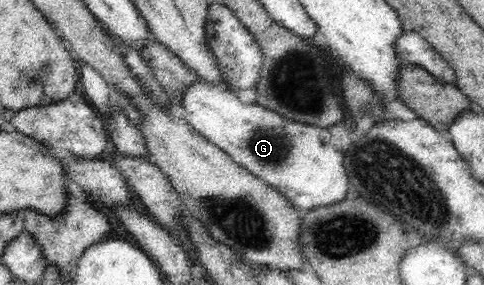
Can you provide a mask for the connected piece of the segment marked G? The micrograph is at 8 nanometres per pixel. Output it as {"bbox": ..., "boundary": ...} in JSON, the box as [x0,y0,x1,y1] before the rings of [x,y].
{"bbox":[180,83,349,209],"boundary":[[[211,83],[191,84],[189,89],[185,90],[181,107],[180,115],[198,135],[222,149],[235,164],[251,173],[251,176],[278,189],[291,205],[301,209],[313,209],[317,205],[329,205],[329,203],[341,201],[345,197],[345,193],[349,189],[349,177],[344,169],[343,152],[331,143],[328,128],[323,129],[317,125],[293,121],[258,104],[245,105],[229,90],[221,91]]]}

